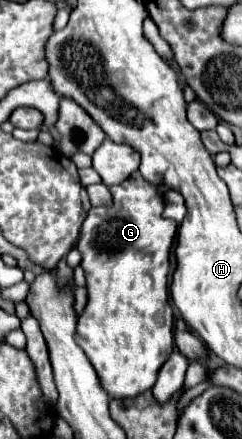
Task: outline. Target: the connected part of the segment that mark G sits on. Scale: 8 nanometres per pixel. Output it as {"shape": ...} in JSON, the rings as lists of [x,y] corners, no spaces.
{"shape":[[[135,171],[123,183],[111,187],[113,209],[91,209],[83,221],[79,251],[83,253],[81,267],[87,275],[89,301],[79,317],[75,341],[85,351],[91,361],[101,387],[113,399],[135,397],[139,391],[147,391],[155,385],[157,371],[167,361],[173,343],[173,309],[167,295],[167,275],[169,275],[169,249],[177,233],[177,223],[163,217],[165,197],[159,185],[149,183]]]}

